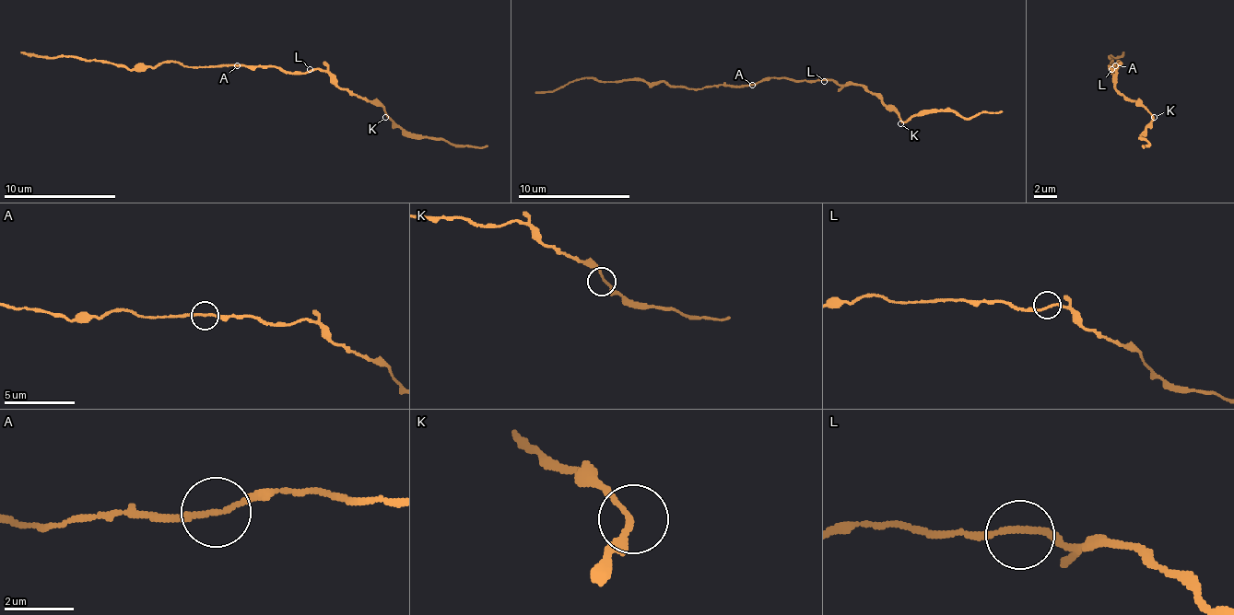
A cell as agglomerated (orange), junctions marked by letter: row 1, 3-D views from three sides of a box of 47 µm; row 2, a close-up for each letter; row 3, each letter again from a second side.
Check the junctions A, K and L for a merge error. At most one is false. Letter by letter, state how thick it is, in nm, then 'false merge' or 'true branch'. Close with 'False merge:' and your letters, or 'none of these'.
A: calibre 150 nm; true branch
K: calibre 150 nm; true branch
L: calibre 160 nm; true branch
False merge: none of these

